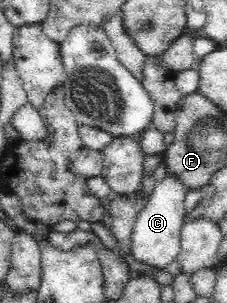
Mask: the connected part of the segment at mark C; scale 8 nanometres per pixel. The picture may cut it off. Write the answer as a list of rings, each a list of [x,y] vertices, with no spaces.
[[[166,176],[160,183],[156,183],[148,201],[137,213],[135,224],[127,249],[138,265],[146,265],[152,269],[166,269],[172,261],[177,260],[179,252],[179,229],[186,213],[182,200],[186,191],[170,176]]]

